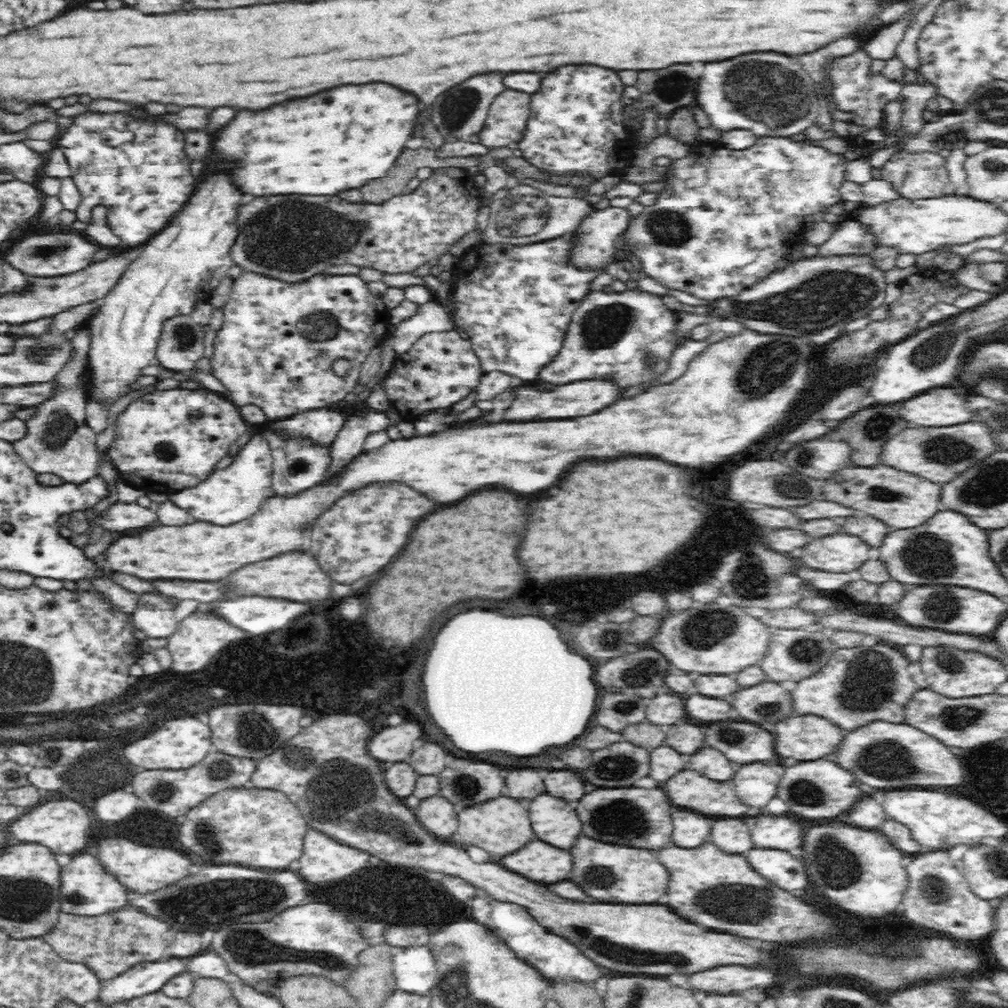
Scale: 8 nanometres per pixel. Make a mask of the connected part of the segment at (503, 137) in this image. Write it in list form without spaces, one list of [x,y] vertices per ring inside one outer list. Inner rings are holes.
[[[504,90],[494,98],[486,115],[484,126],[478,133],[479,142],[492,148],[520,142],[530,118],[530,94]]]

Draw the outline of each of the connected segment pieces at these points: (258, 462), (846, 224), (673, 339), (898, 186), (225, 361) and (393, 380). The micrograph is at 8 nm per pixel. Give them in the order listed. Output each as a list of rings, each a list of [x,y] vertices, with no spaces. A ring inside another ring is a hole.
[[[260,434],[253,435],[233,458],[232,464],[215,470],[208,480],[204,480],[194,488],[169,493],[169,498],[180,508],[188,510],[188,514],[194,516],[196,520],[210,522],[216,526],[236,524],[256,514],[264,501],[275,496],[271,487],[272,461],[272,450],[270,450],[268,438]]]
[[[847,217],[836,225],[831,237],[818,246],[817,256],[821,258],[849,255],[864,257],[874,250],[876,247],[874,242],[867,228],[857,224],[854,218]]]
[[[634,289],[623,292],[592,292],[584,297],[568,328],[568,338],[560,358],[540,374],[550,384],[570,384],[578,380],[610,380],[618,388],[634,388],[652,382],[668,368],[644,370],[642,359],[648,352],[658,354],[660,360],[670,360],[678,346],[676,324],[678,316],[668,310],[662,296]]]
[[[931,152],[893,154],[882,166],[880,179],[889,182],[900,197],[909,199],[938,198],[947,194],[949,188],[946,158]]]
[[[243,272],[232,286],[232,293],[229,295],[229,300],[226,304],[220,308],[225,317],[223,328],[218,330],[215,339],[213,340],[213,354],[210,358],[210,364],[212,368],[212,374],[224,384],[227,389],[227,394],[224,395],[230,401],[239,407],[246,405],[256,405],[260,407],[270,420],[278,420],[291,415],[303,413],[304,411],[314,410],[314,408],[326,408],[334,402],[340,402],[344,400],[346,394],[352,392],[352,388],[355,387],[355,382],[360,376],[360,370],[362,370],[362,364],[366,360],[366,356],[370,354],[372,348],[377,347],[385,338],[385,333],[391,331],[390,326],[390,309],[386,307],[386,304],[382,301],[381,297],[376,297],[370,293],[368,284],[361,280],[357,275],[319,275],[318,277],[309,279],[305,282],[298,282],[290,284],[272,278],[261,276],[260,274]],[[339,359],[346,359],[350,362],[350,371],[344,376],[338,376],[332,370],[332,364]]]
[[[458,330],[423,334],[408,352],[396,356],[394,365],[380,381],[390,406],[400,410],[403,420],[415,420],[430,412],[450,411],[460,400],[477,393],[480,380],[487,373],[470,339]]]

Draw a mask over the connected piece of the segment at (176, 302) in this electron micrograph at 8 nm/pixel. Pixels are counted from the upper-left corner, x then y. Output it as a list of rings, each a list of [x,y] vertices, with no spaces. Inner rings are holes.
[[[212,178],[212,182],[204,182],[204,186],[200,186],[196,190],[196,194],[192,196],[192,200],[184,206],[184,210],[180,210],[174,220],[170,221],[170,224],[157,233],[148,246],[144,248],[141,256],[131,265],[121,279],[121,282],[102,299],[101,305],[97,308],[97,316],[89,323],[90,331],[90,352],[87,352],[87,366],[90,366],[90,380],[85,380],[87,396],[90,396],[92,402],[98,402],[102,406],[114,406],[120,398],[128,396],[132,392],[132,386],[138,384],[138,380],[144,376],[144,368],[148,366],[158,364],[159,360],[156,358],[156,348],[158,348],[158,342],[160,340],[160,334],[162,334],[165,323],[175,317],[189,316],[192,314],[192,310],[196,308],[198,302],[208,302],[212,291],[220,284],[220,280],[224,280],[228,276],[228,270],[234,266],[234,262],[230,257],[231,246],[236,240],[236,226],[232,226],[232,214],[236,214],[236,206],[242,206],[242,204],[248,204],[252,202],[252,198],[240,198],[240,194],[236,194],[236,190],[232,190],[232,186],[228,186],[228,182],[224,182],[224,178]]]

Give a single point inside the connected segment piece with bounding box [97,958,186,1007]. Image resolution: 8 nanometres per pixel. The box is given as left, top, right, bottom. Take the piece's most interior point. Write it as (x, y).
(145, 978)

